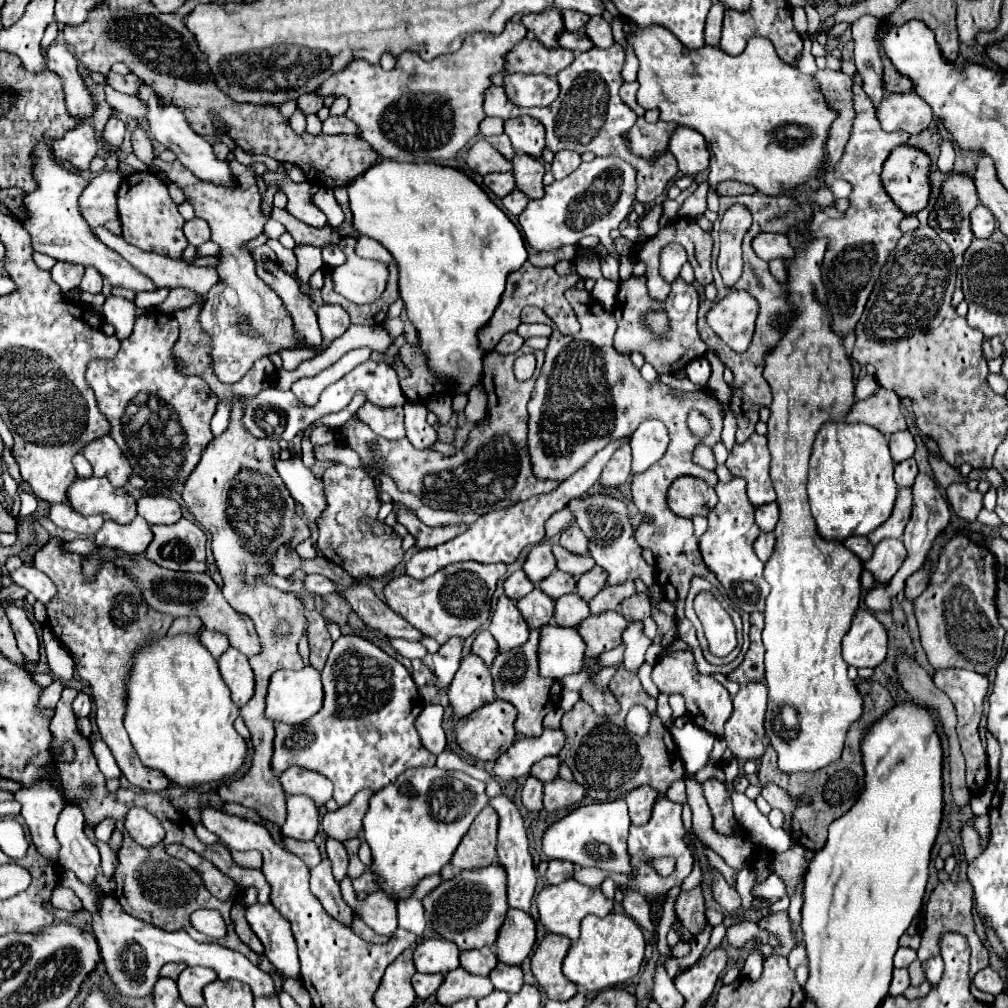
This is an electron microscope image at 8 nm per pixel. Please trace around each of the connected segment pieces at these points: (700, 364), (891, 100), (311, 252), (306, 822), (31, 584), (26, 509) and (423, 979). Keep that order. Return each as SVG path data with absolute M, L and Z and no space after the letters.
M696 357L688 363L686 367L686 375L692 383L696 385L708 385L708 379L710 379L710 363L706 357Z
M886 93L884 99L880 101L880 105L876 107L876 117L878 117L882 129L886 129L886 131L898 131L900 129L900 131L906 131L910 135L916 135L930 125L932 107L912 93Z
M312 245L296 247L296 259L298 259L298 267L296 267L294 277L296 277L300 283L308 283L310 277L312 277L318 269L324 267L320 249L318 249L318 247L312 247Z
M304 795L288 797L288 819L286 825L282 827L282 833L298 841L312 841L314 835L318 833L318 827L320 813L312 799Z
M22 565L18 571L10 573L10 577L14 583L26 587L44 605L56 599L56 585L52 583L52 579L34 569L32 565Z
M22 492L20 494L21 508L19 511L19 516L24 517L28 513L33 513L38 505L38 501L35 496L28 492Z
M416 973L416 975L412 977L412 985L414 985L414 991L416 991L418 997L428 999L430 995L436 993L436 989L438 989L440 983L442 983L442 979L444 979L444 975L440 975L440 973L434 973L434 975Z

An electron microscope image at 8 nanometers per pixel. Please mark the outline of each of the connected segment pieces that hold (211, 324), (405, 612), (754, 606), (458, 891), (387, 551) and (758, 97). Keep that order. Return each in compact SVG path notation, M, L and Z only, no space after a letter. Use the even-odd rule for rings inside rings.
M158 157L152 161L152 167L148 169L154 175L164 175L168 181L176 183L182 191L186 201L194 207L196 217L204 219L212 229L212 241L222 247L220 265L216 267L220 275L220 283L212 287L206 295L206 305L200 313L200 325L212 335L212 357L214 357L214 373L224 383L236 383L242 379L254 361L262 357L270 357L274 353L280 353L282 349L302 349L306 343L298 337L292 317L282 305L282 299L264 285L254 271L254 261L250 257L250 251L242 249L242 245L262 233L262 227L266 223L264 215L260 213L260 193L256 185L256 171L252 167L240 165L236 161L230 161L230 169L234 177L238 179L236 187L224 187L216 183L206 183L192 173L188 173L178 161L164 163ZM238 325L250 325L258 335L248 337L244 335Z
M460 561L452 563L434 575L418 581L408 575L392 577L384 587L384 597L388 607L402 615L410 625L420 629L424 635L434 637L440 645L450 637L470 637L480 629L490 615L490 599L494 595L498 579L506 573L504 563L478 563L478 561Z
M734 477L730 483L716 485L718 505L708 515L708 531L700 537L700 553L706 567L716 575L724 589L732 587L732 605L740 611L754 613L764 611L764 601L770 593L770 585L762 577L764 563L756 557L752 543L760 535L758 525L754 523L754 505L746 497L746 485L740 477Z
M492 863L482 869L460 871L452 881L440 883L424 897L424 909L428 911L434 929L448 941L456 943L460 951L494 947L498 931L510 909L504 889L504 867Z
M330 465L322 475L326 509L318 519L318 549L332 563L340 565L350 575L362 577L380 577L386 575L402 561L402 537L394 529L384 527L378 521L380 501L376 499L374 481L362 469L350 469L344 465Z
M654 25L652 29L642 29L638 33L634 33L632 37L628 37L628 43L634 47L634 53L640 61L640 69L638 69L638 83L640 83L640 89L638 89L638 103L644 107L644 109L660 109L660 119L670 123L674 121L676 125L684 125L684 127L690 127L694 131L698 131L704 139L706 139L706 145L710 149L710 173L708 175L708 183L710 188L707 195L707 209L718 212L719 210L719 196L717 195L716 186L720 181L728 181L728 179L736 179L736 181L742 181L742 183L752 183L760 193L768 195L768 197L782 197L782 195L788 195L788 197L794 197L798 203L810 203L814 207L814 213L818 211L824 211L828 207L834 207L836 205L836 197L834 193L830 191L830 185L828 185L828 179L826 179L826 141L830 137L830 125L834 123L834 119L838 117L838 111L832 109L826 101L826 97L822 95L820 91L820 83L816 83L816 79L812 75L804 75L798 71L798 67L792 67L788 63L784 63L776 51L774 51L774 45L764 39L764 37L752 37L746 45L746 49L732 57L728 53L724 53L722 49L718 47L704 47L704 49L684 49L684 45L680 45L680 41L668 33L668 29L660 29L658 25Z

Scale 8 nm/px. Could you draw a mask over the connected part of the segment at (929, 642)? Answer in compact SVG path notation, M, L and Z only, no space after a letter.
M966 535L952 537L940 553L928 589L914 599L914 613L920 627L922 647L936 669L960 667L986 675L998 665L1004 643L1004 629L998 623L996 593L984 591L984 573L998 571L996 557Z

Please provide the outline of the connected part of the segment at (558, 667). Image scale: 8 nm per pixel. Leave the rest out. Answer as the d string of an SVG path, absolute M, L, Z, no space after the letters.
M546 625L540 631L540 675L562 679L572 673L580 673L586 661L586 643L576 629Z

